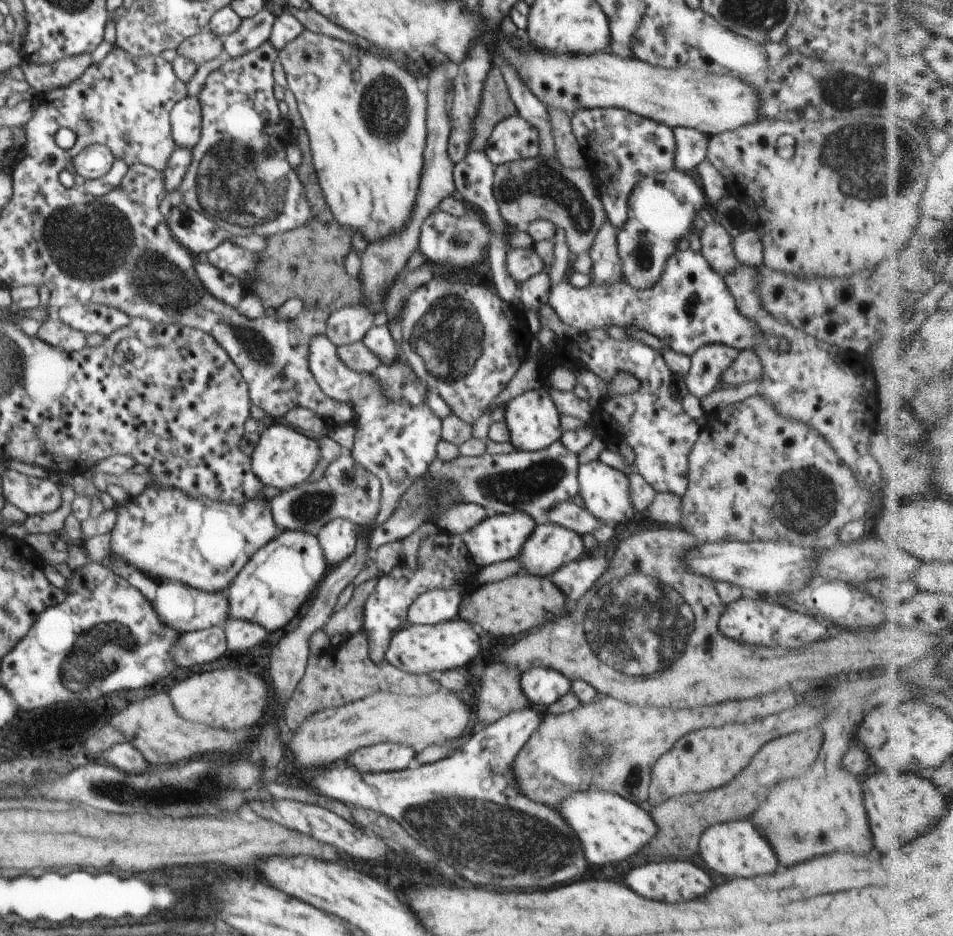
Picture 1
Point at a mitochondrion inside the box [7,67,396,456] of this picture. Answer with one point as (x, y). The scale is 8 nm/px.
(85, 241)

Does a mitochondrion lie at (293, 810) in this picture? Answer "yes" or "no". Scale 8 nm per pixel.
no

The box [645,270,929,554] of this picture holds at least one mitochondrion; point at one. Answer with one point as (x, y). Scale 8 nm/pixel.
(806, 499)

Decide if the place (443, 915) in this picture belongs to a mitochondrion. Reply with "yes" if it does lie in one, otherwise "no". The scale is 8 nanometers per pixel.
no

